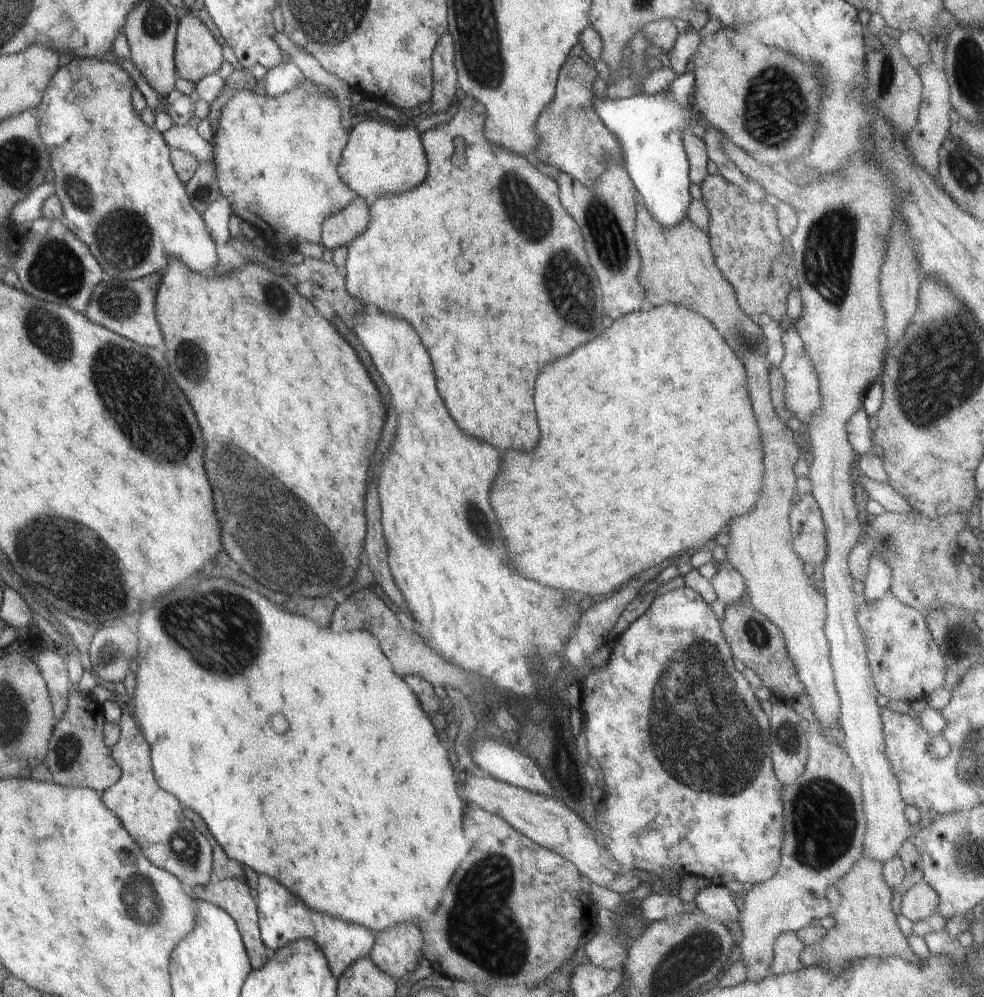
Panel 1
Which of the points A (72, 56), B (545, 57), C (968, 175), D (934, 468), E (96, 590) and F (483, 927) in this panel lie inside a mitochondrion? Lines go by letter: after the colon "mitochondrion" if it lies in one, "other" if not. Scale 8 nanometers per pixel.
A: other
B: other
C: mitochondrion
D: other
E: mitochondrion
F: mitochondrion

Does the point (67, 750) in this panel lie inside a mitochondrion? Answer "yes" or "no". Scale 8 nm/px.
yes

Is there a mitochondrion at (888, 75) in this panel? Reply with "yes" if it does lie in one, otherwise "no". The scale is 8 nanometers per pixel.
yes

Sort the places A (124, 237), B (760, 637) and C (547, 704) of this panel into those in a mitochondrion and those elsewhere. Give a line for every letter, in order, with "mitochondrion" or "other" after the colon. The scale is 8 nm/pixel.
A: mitochondrion
B: mitochondrion
C: other

